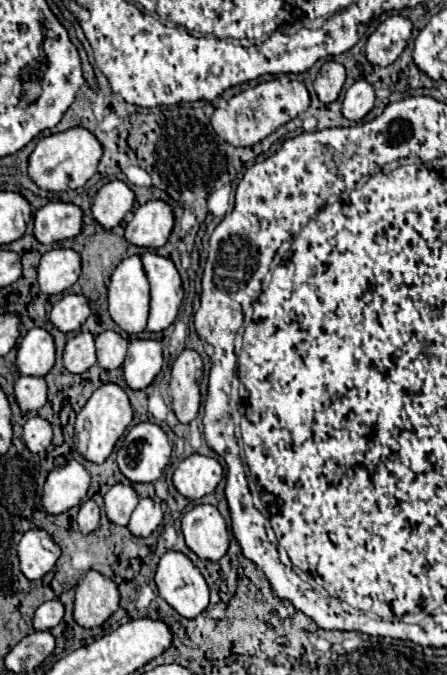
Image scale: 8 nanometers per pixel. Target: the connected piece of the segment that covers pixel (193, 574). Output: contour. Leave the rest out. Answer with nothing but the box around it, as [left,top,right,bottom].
[155,551,209,617]

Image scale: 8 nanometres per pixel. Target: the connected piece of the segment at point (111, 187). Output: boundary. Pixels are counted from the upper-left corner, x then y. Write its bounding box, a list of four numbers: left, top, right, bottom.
[91,181,135,229]

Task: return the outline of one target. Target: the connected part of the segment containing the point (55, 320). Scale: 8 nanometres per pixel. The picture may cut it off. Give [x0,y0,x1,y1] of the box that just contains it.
[51,293,91,333]

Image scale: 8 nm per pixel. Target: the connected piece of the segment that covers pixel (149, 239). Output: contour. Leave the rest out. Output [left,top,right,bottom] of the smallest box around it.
[125,199,173,249]

